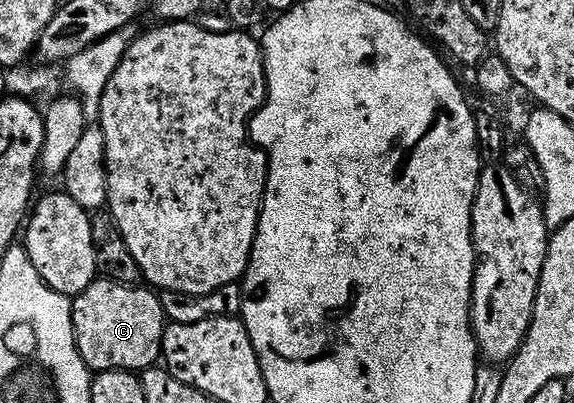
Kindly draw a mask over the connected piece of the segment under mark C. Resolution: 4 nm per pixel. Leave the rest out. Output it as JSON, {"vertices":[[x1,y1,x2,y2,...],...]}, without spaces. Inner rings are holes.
{"vertices":[[99,277,89,285,89,289,74,296,71,316,79,352,92,372,142,373,160,362,165,316,163,300,154,290,143,285,115,283,106,277]]}

